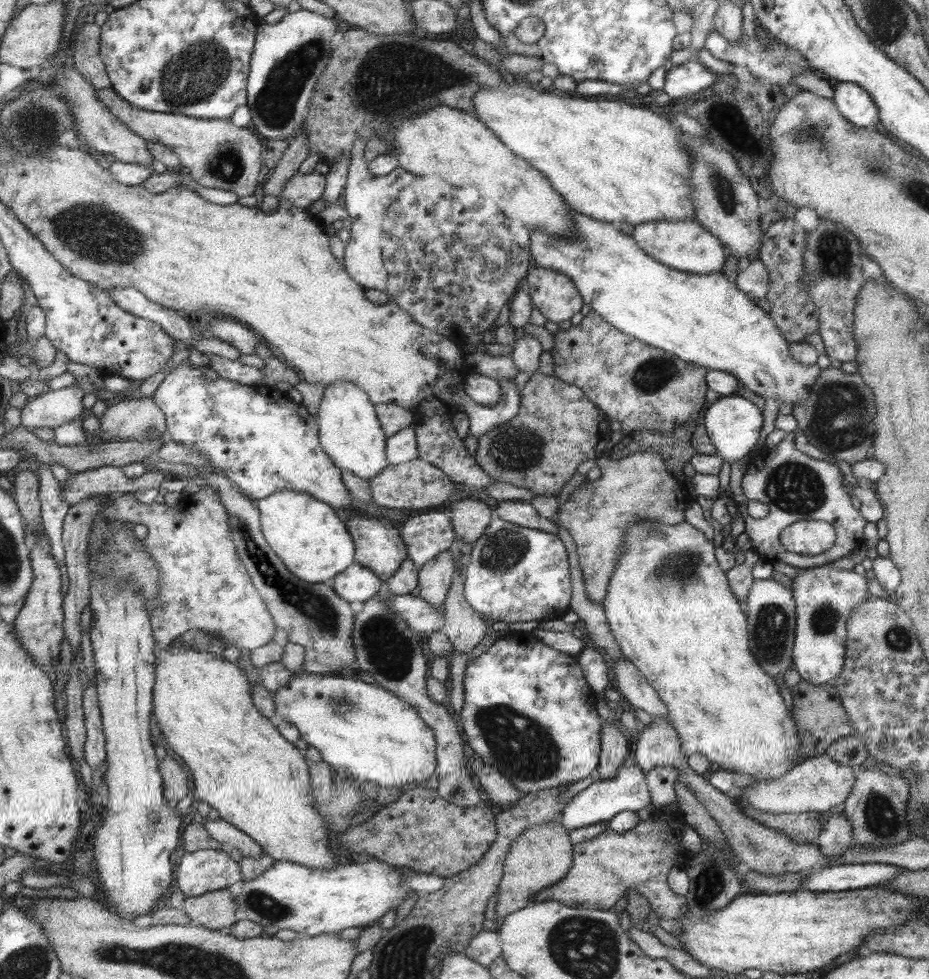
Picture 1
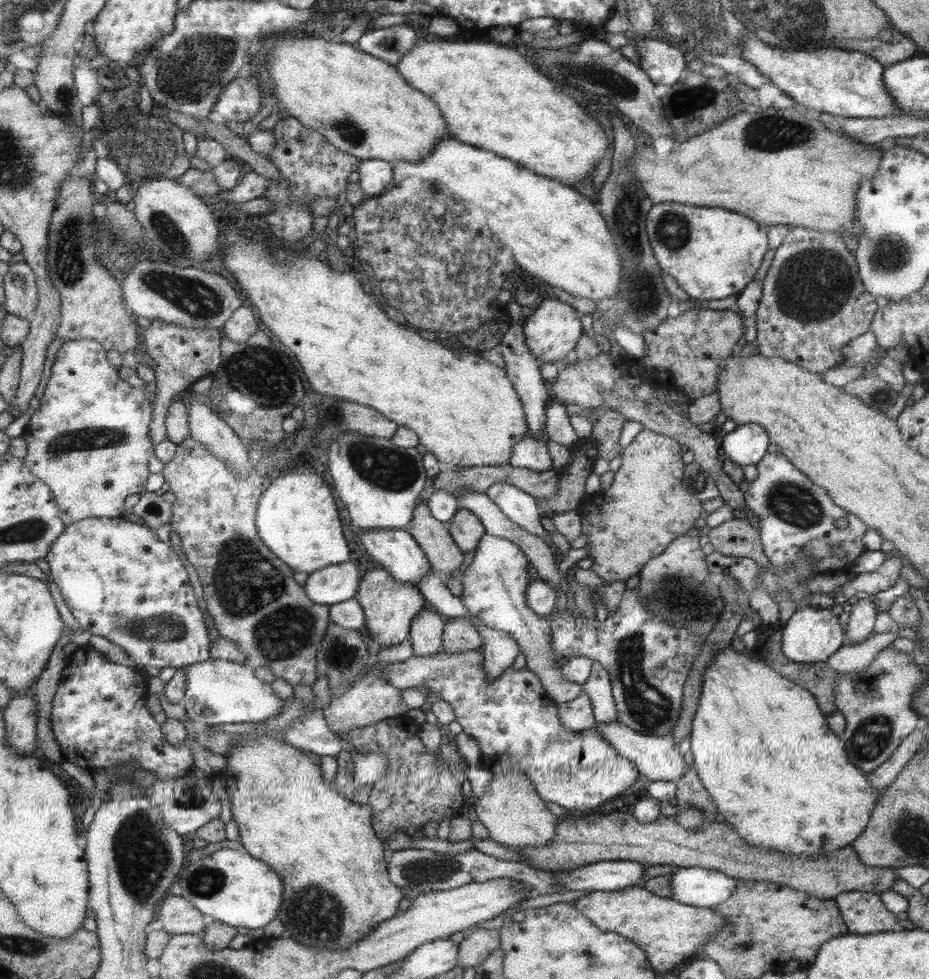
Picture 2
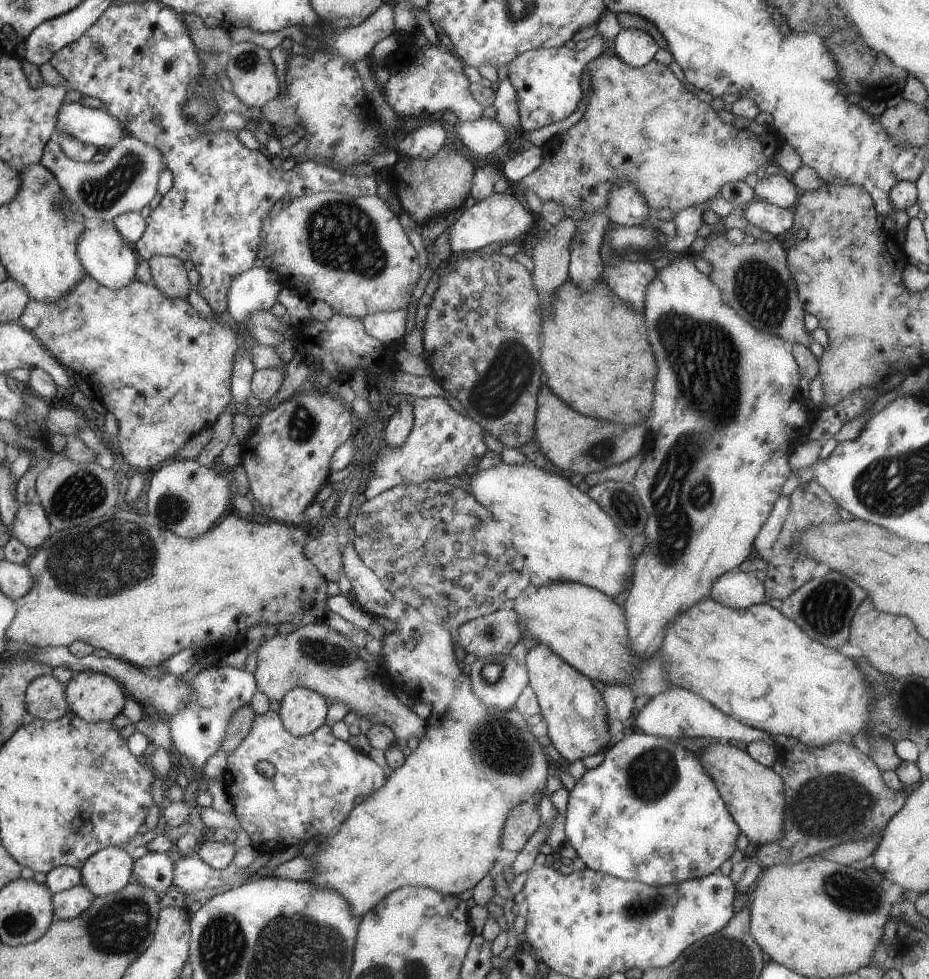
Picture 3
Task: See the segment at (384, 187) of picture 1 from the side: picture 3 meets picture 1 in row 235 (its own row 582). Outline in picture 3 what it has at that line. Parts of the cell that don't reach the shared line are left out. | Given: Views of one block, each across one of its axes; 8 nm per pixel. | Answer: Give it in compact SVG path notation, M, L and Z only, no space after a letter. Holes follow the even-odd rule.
M346 543L341 552L343 572L351 583L351 591L353 591L354 598L358 603L359 610L366 613L377 614L379 617L390 619L395 623L395 628L391 632L384 632L381 638L381 651L379 654L380 659L383 661L383 666L391 679L391 683L395 689L399 687L399 678L403 682L402 688L408 693L411 690L421 698L421 701L431 704L434 709L432 714L428 717L427 728L425 735L419 740L417 748L405 758L405 763L401 764L399 768L391 770L389 779L385 782L384 786L363 798L357 806L354 806L346 820L337 828L337 831L328 837L318 842L316 850L310 858L307 858L314 874L308 881L311 885L316 885L317 889L332 889L335 893L339 893L345 901L351 906L353 915L363 917L370 910L372 910L386 895L392 891L399 889L405 885L420 885L421 887L428 887L433 891L443 893L444 895L458 895L466 890L472 890L481 878L484 878L489 869L494 864L494 854L500 849L501 834L505 826L507 816L519 806L531 799L538 799L540 795L546 792L546 784L549 784L549 775L555 774L556 767L549 757L549 752L545 752L545 744L541 744L541 740L537 740L537 736L530 734L529 728L525 725L523 715L519 714L515 708L508 712L500 712L496 709L488 708L486 705L480 704L477 696L473 694L471 688L471 680L469 676L465 676L458 668L455 662L453 644L449 630L442 628L440 625L431 624L419 615L417 610L395 602L392 594L386 592L382 586L382 580L377 578L377 575L369 571L369 568L359 559L359 556L352 548L352 544Z

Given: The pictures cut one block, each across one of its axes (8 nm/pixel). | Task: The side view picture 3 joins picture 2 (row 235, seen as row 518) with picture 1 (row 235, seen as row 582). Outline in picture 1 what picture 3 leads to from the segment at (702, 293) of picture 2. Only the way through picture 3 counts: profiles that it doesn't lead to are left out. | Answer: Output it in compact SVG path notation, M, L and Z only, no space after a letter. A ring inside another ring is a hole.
M695 220L645 222L634 226L631 238L635 240L637 247L646 251L657 262L689 274L719 272L723 266L723 260L725 260L725 256L723 256L724 244L721 244L716 236L705 231L705 228Z

